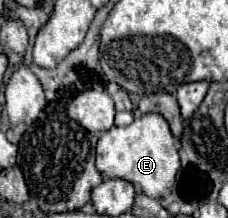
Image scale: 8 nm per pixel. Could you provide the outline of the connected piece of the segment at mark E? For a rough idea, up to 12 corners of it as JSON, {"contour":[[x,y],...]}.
{"contour":[[159,113],[105,131],[97,169],[165,197],[181,159]]}

